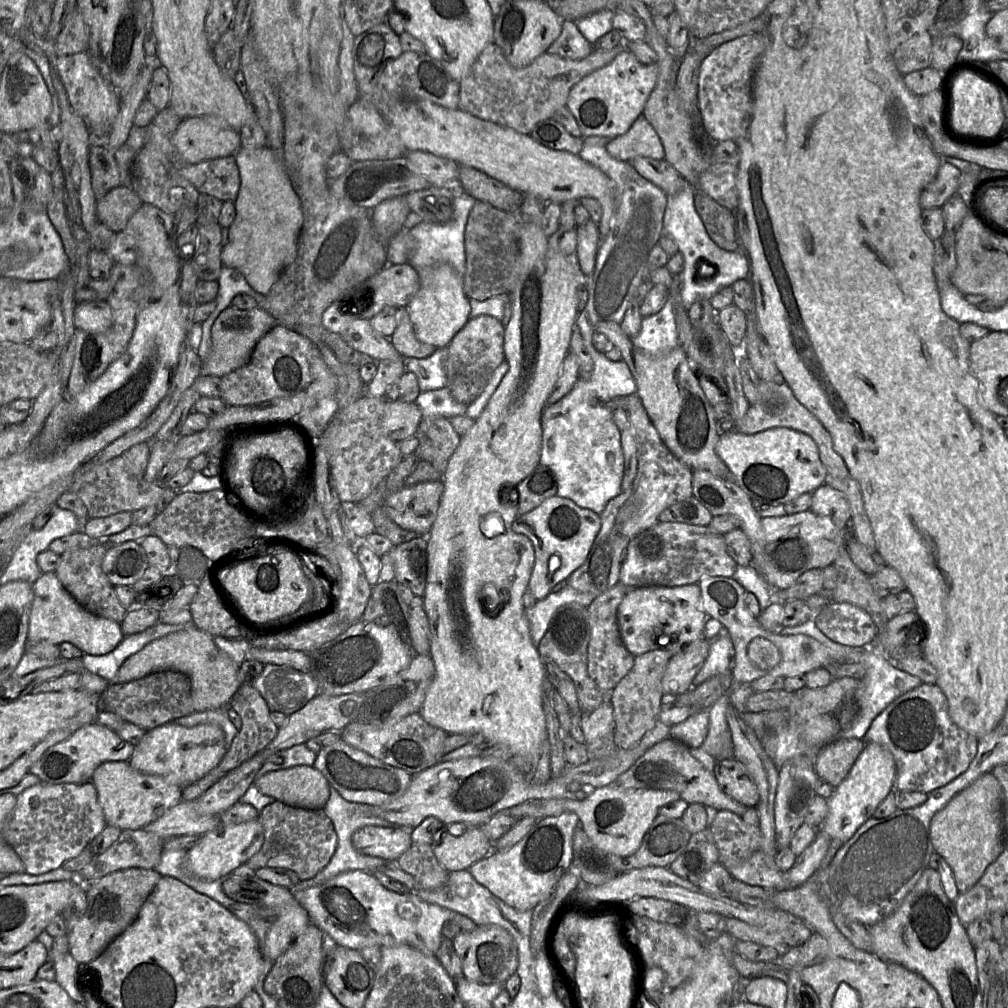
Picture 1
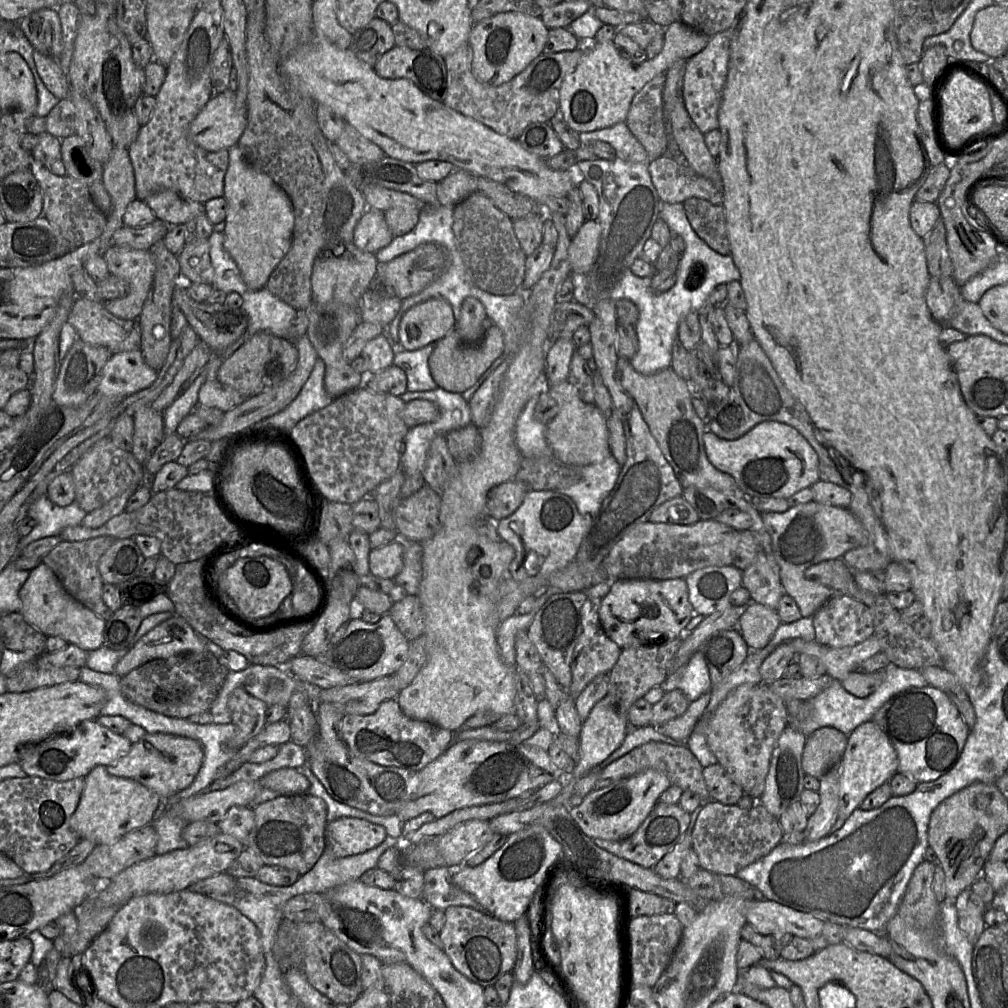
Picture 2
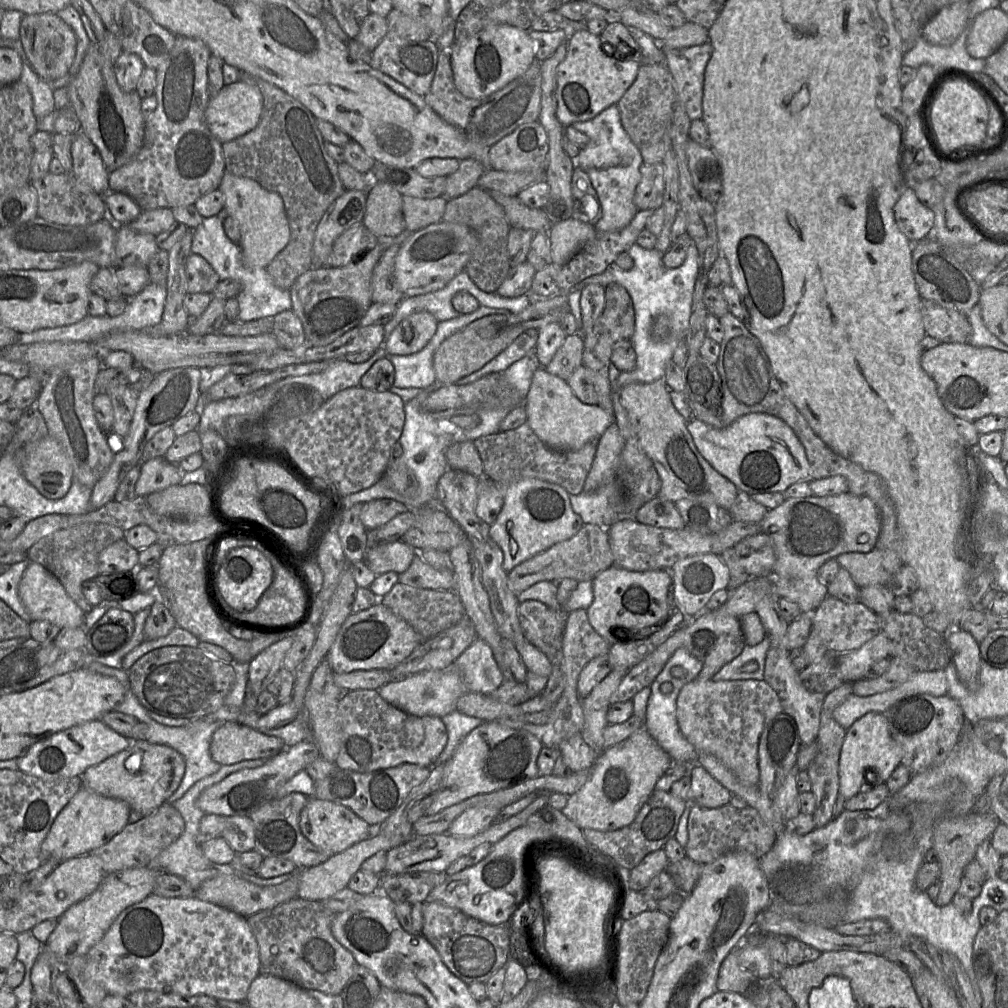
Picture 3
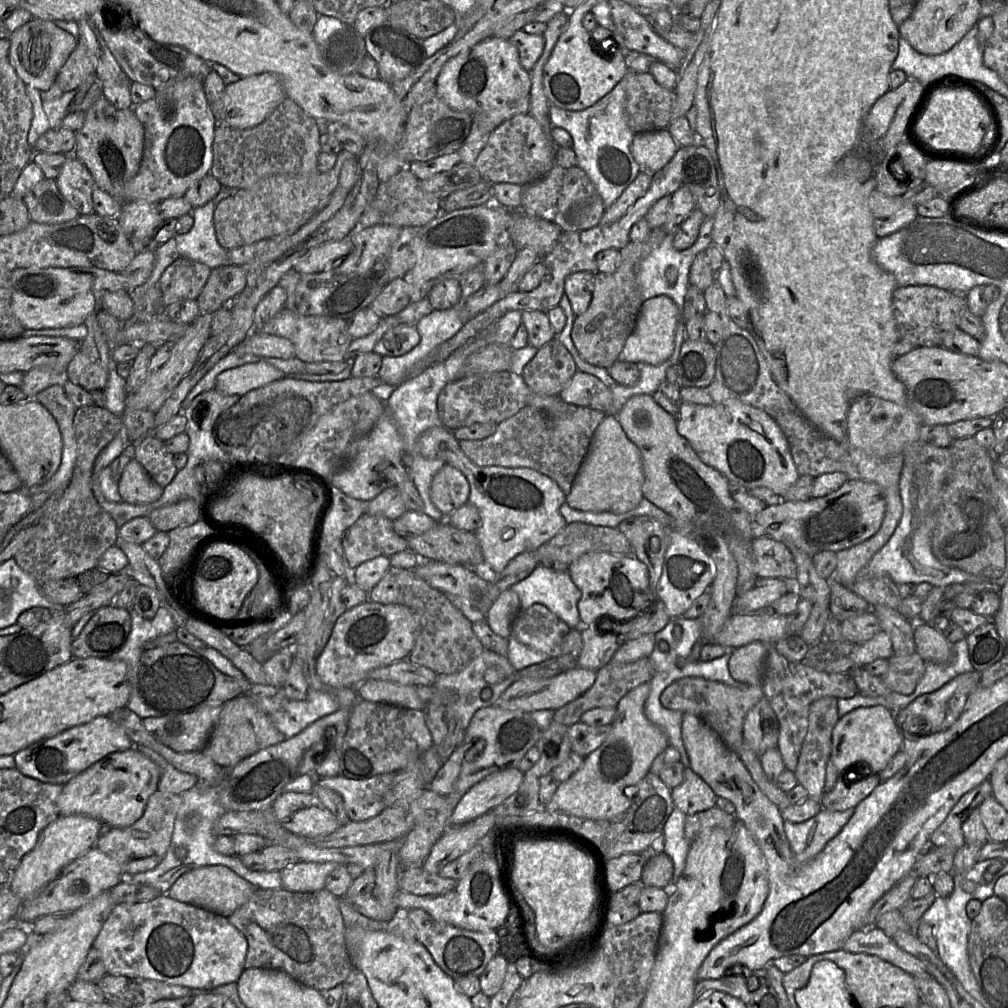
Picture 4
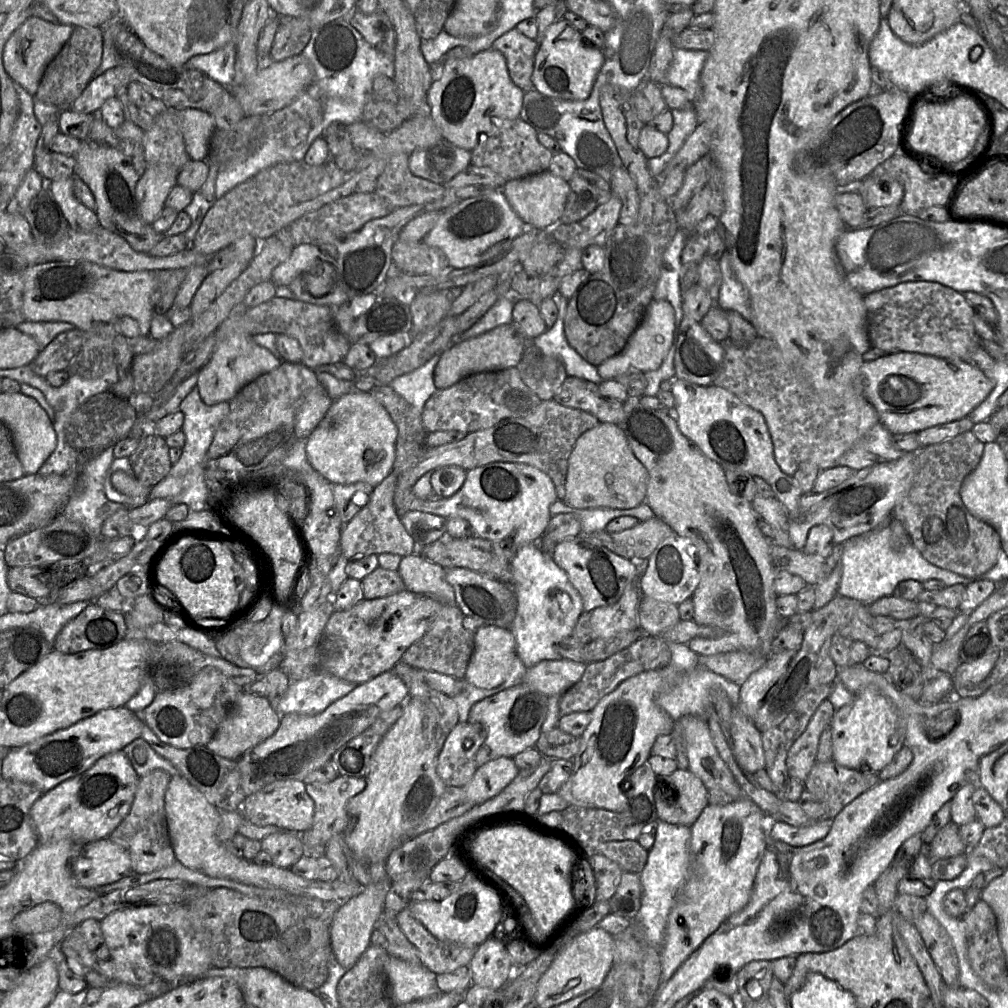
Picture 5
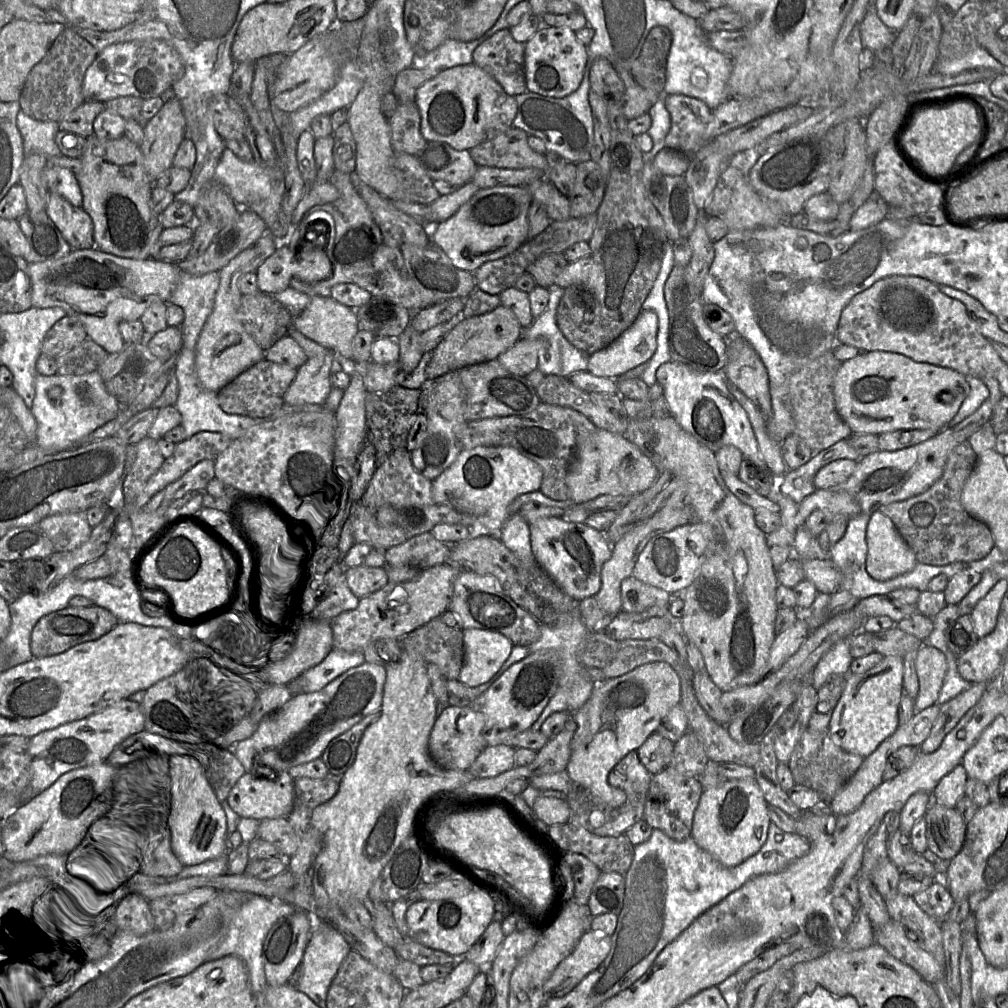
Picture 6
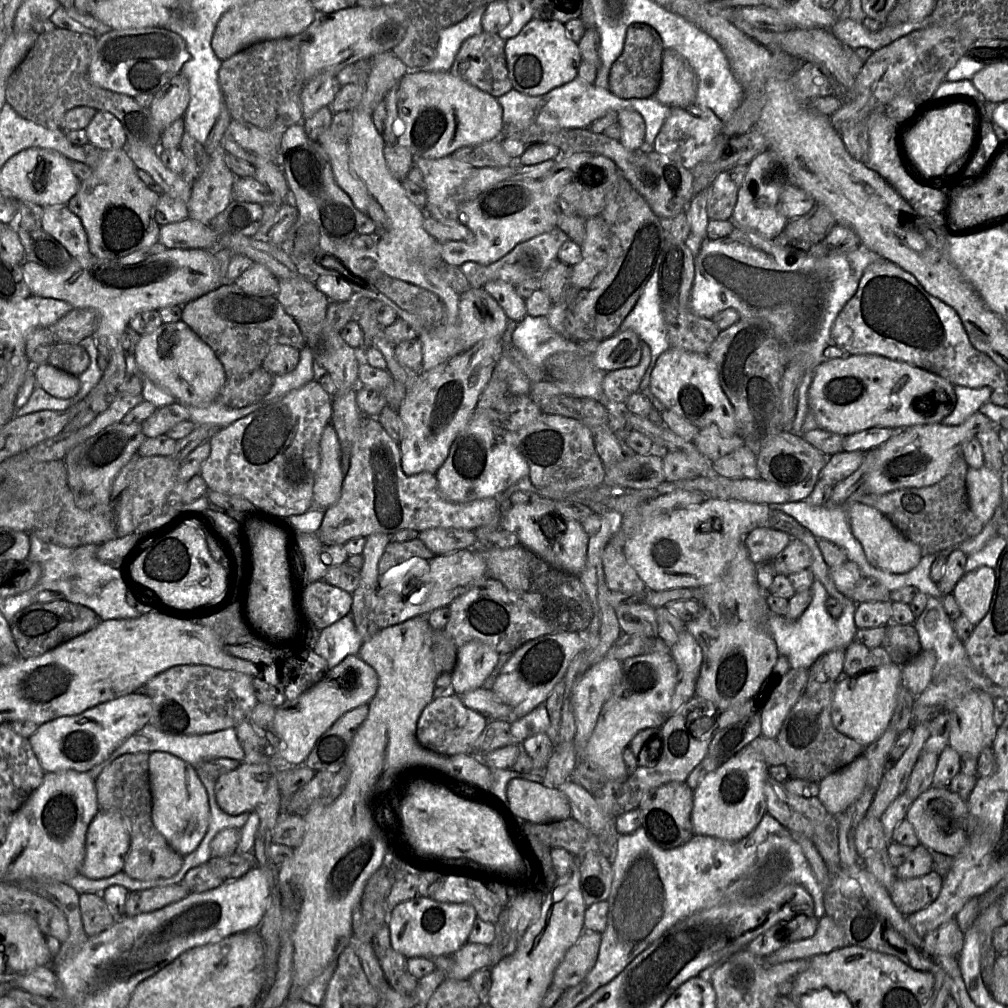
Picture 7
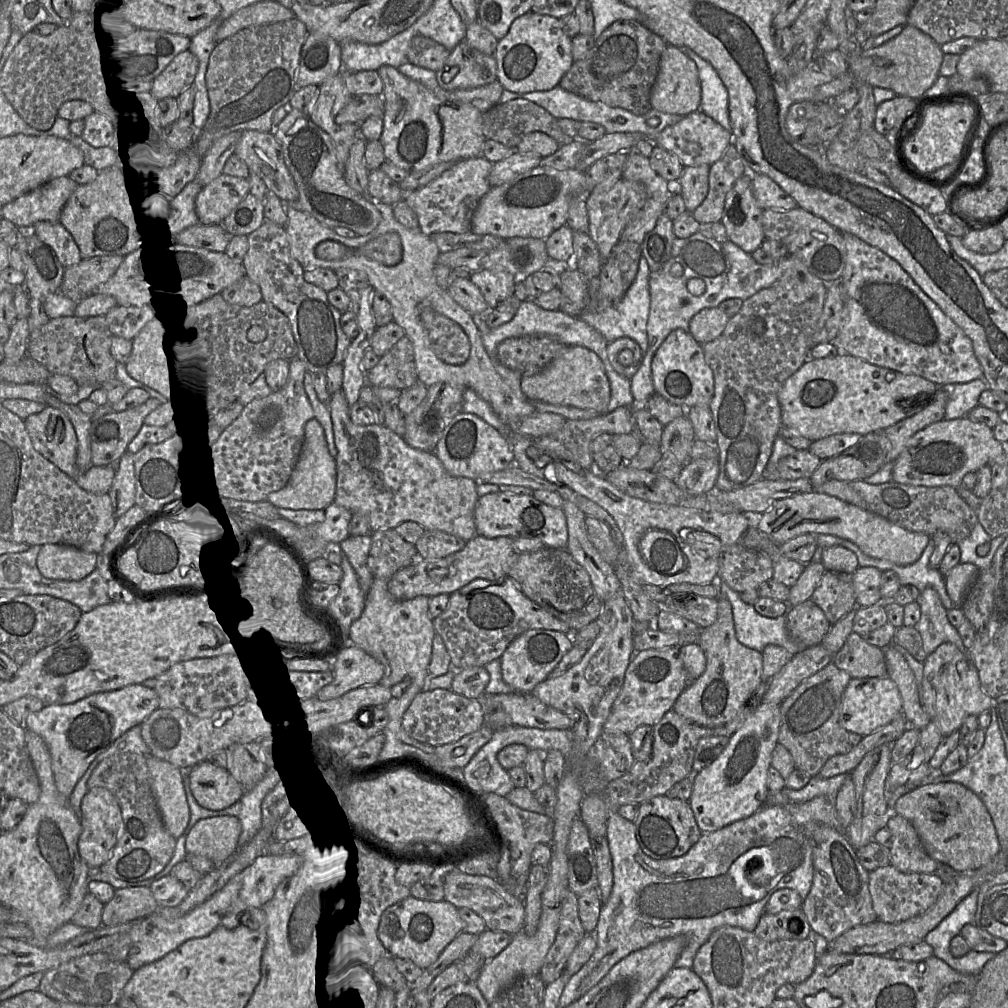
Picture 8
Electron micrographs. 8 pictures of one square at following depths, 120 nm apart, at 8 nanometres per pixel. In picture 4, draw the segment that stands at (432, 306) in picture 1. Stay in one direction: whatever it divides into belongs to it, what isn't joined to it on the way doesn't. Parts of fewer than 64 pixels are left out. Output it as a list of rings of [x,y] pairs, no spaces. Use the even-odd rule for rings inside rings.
[[[400,324],[382,336],[376,343],[374,352],[381,356],[402,356],[419,342],[420,335],[415,325]]]

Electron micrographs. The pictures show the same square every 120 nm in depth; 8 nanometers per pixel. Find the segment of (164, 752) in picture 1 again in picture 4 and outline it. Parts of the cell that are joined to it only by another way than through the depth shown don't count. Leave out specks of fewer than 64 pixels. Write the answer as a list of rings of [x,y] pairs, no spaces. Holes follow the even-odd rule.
[[[135,746],[112,753],[63,785],[57,798],[60,816],[85,815],[99,820],[105,828],[124,828],[139,820],[149,797],[158,790],[161,770]]]

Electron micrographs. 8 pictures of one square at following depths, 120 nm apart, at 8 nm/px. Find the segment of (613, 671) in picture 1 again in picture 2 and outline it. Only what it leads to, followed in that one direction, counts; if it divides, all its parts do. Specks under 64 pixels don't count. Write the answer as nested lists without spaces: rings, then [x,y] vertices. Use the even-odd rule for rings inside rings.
[[[587,598],[581,609],[582,633],[574,650],[571,662],[572,681],[567,689],[573,697],[577,697],[597,676],[609,674],[622,651],[622,648],[607,636],[601,626],[599,619],[601,601],[602,598]]]

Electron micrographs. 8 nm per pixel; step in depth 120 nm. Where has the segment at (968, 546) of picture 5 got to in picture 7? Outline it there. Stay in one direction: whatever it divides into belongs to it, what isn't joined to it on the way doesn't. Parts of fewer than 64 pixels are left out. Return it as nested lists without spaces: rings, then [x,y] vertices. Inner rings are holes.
[[[961,454],[953,462],[948,474],[932,486],[899,489],[881,495],[866,494],[858,496],[858,503],[886,516],[895,528],[920,547],[922,555],[938,555],[972,539],[984,528],[984,523],[973,514],[968,504],[966,476],[969,469]]]

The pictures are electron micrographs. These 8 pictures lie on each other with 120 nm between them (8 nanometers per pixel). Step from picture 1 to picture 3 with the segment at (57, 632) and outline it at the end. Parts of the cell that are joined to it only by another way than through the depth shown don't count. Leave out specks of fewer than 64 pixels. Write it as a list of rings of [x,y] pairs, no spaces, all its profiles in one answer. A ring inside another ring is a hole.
[[[29,563],[19,583],[18,594],[31,621],[45,620],[60,629],[83,627],[85,612],[67,594],[61,582],[41,564]]]

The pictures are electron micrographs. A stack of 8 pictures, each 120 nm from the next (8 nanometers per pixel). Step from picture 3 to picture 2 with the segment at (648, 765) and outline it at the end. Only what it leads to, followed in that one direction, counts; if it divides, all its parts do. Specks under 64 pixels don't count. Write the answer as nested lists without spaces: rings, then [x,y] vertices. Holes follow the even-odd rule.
[[[645,771],[589,792],[584,796],[582,803],[572,807],[569,813],[591,839],[622,840],[631,836],[639,828],[652,811],[660,795],[670,785],[671,782],[661,772]]]

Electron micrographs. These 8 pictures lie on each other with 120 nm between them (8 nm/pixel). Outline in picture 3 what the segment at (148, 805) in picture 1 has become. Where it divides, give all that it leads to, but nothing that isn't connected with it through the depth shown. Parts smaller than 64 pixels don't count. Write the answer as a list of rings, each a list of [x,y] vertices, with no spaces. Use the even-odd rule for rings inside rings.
[[[82,787],[68,805],[58,814],[41,845],[43,862],[63,862],[83,856],[109,842],[131,822],[132,809],[121,799],[102,796]]]

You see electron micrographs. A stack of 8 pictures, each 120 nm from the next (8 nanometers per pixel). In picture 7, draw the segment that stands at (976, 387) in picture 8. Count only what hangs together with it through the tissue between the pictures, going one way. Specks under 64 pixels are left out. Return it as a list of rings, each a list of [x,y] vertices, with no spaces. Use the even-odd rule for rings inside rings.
[[[955,385],[954,391],[956,396],[955,408],[941,422],[941,424],[945,424],[946,426],[962,424],[977,412],[983,404],[986,404],[993,393],[993,390],[987,386],[970,388]]]

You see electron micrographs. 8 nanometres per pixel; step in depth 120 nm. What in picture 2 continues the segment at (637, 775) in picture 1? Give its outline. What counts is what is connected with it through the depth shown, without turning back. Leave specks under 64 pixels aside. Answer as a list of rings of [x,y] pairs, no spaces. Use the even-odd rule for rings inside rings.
[[[650,742],[632,750],[621,758],[613,761],[608,766],[606,766],[600,773],[589,773],[578,781],[576,781],[574,795],[584,797],[593,790],[607,787],[621,779],[637,775],[645,771],[655,770],[664,774],[671,782],[671,784],[680,787],[683,791],[690,791],[697,794],[701,800],[702,805],[702,803],[704,802],[713,801],[710,799],[710,795],[703,777],[703,768],[704,767],[700,764],[698,759],[690,752],[686,743]]]

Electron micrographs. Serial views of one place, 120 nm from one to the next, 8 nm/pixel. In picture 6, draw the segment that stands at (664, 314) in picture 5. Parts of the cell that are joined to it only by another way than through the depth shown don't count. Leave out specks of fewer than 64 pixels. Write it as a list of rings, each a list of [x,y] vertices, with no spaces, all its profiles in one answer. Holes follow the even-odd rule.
[[[642,311],[636,321],[619,338],[606,348],[595,352],[589,358],[587,372],[597,377],[615,379],[627,371],[648,362],[657,348],[658,316],[655,312]]]

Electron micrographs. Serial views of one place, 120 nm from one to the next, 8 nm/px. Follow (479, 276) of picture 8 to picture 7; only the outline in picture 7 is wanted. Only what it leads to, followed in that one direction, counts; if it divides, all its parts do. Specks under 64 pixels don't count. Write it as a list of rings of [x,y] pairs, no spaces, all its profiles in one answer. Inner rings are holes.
[[[497,280],[487,282],[483,289],[498,302],[510,321],[520,322],[527,315],[526,300],[517,293],[514,285]]]

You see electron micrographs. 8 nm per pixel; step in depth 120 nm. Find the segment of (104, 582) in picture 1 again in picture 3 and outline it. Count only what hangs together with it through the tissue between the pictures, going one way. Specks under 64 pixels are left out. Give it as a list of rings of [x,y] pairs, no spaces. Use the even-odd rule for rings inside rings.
[[[80,523],[75,526],[60,529],[42,538],[27,552],[27,560],[36,562],[51,572],[64,586],[67,594],[85,612],[94,607],[87,602],[82,592],[82,584],[94,580],[99,575],[99,555],[114,542],[123,539],[124,531],[116,526],[102,523]]]

